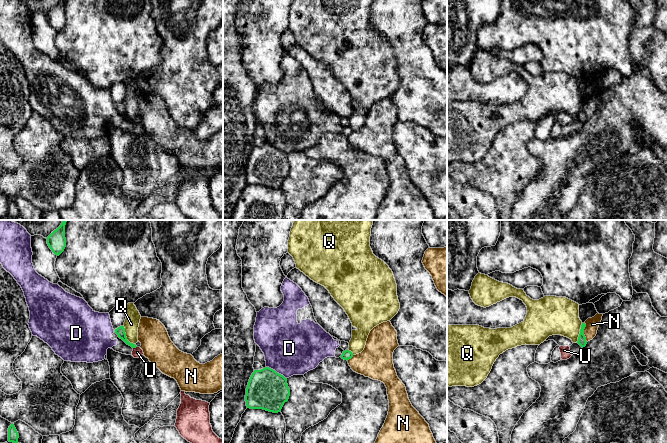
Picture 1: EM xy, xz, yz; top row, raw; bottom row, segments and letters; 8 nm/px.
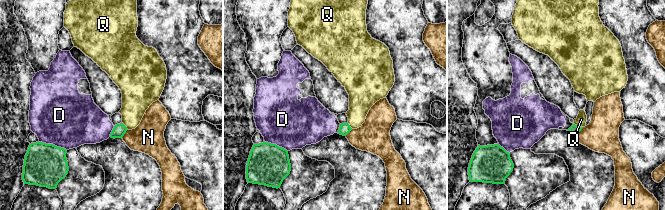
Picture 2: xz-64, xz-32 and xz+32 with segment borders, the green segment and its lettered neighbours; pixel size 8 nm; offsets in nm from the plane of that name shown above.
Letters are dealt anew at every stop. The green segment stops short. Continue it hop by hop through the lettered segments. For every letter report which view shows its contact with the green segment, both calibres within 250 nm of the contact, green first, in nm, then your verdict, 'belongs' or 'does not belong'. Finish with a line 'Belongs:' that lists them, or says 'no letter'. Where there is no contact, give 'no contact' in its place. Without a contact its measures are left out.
D: xz | 320/420 nm | does not belong
N: yz | 70/110 nm | does not belong
Q: xy | 80/120 nm | does not belong
U: xy | 80/90 nm | does not belong
Belongs: no letter

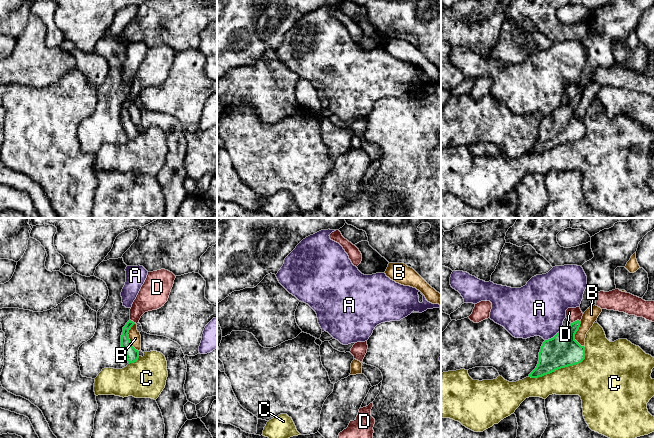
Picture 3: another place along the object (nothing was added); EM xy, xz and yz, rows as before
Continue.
A: yz | 260/420 nm | does not belong
B: xy | 110/100 nm | does not belong
C: yz | 260/300 nm | does not belong
D: yz | 240/110 nm | belongs
Belongs: D

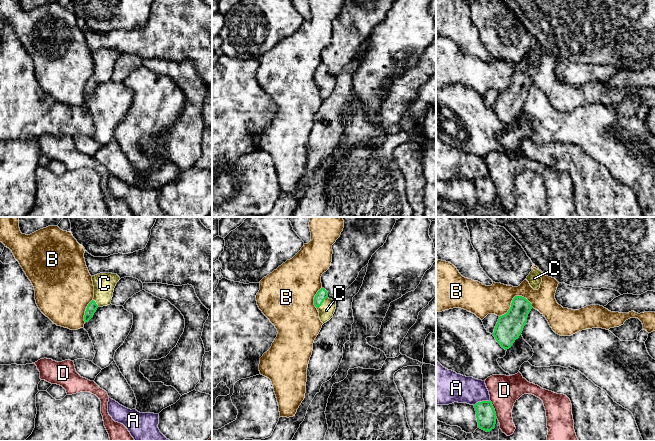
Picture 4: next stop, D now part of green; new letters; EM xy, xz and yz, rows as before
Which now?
A: yz | 160/220 nm | does not belong
B: yz | 220/240 nm | does not belong
C: xz | 90/120 nm | belongs
D: yz | 160/240 nm | does not belong
Belongs: C

